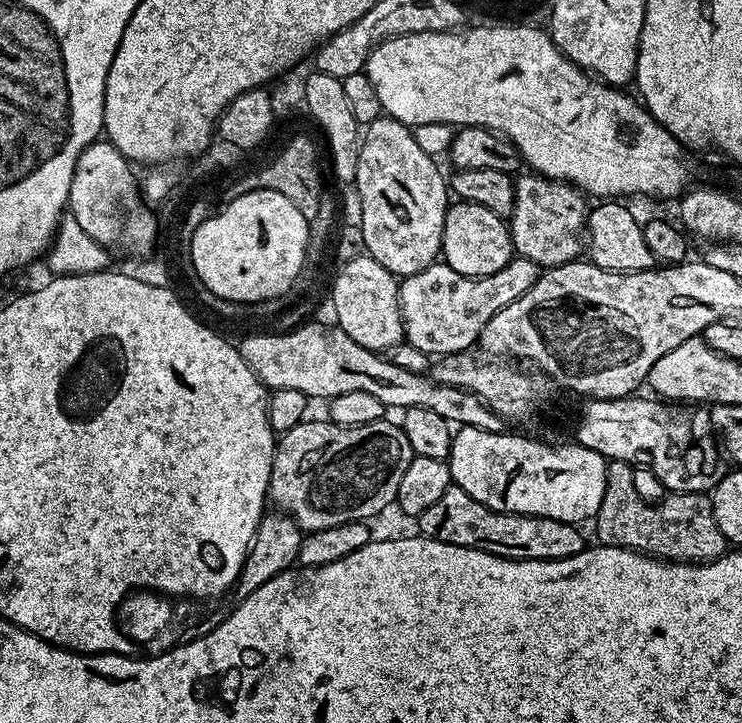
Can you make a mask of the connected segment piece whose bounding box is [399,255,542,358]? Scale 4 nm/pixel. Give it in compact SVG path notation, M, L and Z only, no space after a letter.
M513 255L512 260L502 266L502 270L489 276L458 274L458 270L454 270L449 264L437 262L426 270L418 270L418 274L403 277L399 281L400 313L404 319L407 343L412 343L418 351L425 352L426 355L432 356L431 358L469 351L473 347L471 344L475 345L479 341L482 330L486 330L486 322L490 322L490 318L498 314L498 310L510 306L510 302L522 298L522 294L526 294L526 290L530 290L530 286L538 282L541 271L540 265L532 262L530 258Z

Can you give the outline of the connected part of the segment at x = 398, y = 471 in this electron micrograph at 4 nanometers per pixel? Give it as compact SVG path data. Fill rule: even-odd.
M327 418L310 419L296 424L279 437L276 457L272 459L272 477L268 483L269 493L292 492L291 511L299 517L301 529L317 532L330 526L342 526L342 522L368 522L371 516L378 515L383 508L391 509L396 502L402 474L406 474L406 466L410 466L414 455L403 427L399 423L391 424L388 418L354 426L334 424ZM312 496L320 500L320 508L316 508Z

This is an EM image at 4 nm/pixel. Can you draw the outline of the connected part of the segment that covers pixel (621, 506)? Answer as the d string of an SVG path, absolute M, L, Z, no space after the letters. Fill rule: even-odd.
M624 460L607 463L607 486L594 517L597 540L603 547L646 549L647 555L669 562L711 562L726 551L726 541L714 522L711 495L703 492L668 492L654 505L640 499L633 484L633 465Z

